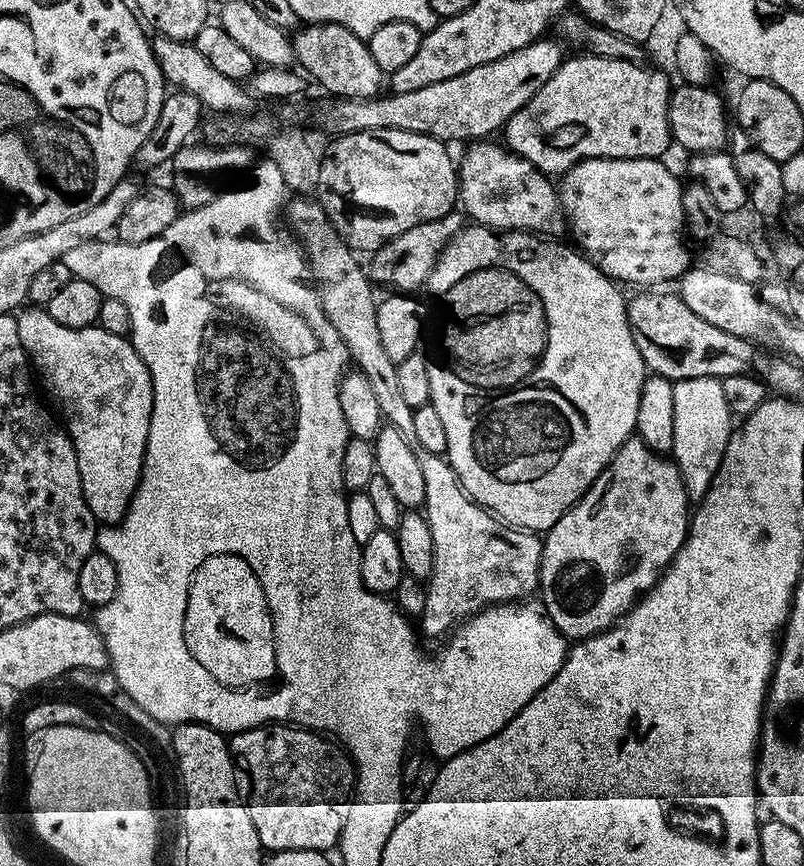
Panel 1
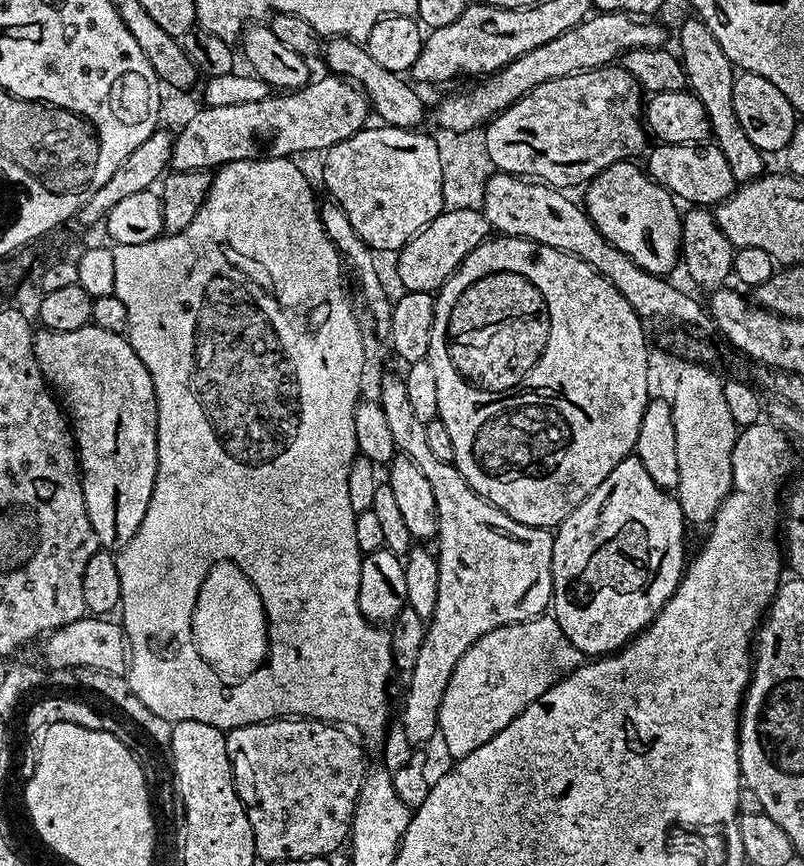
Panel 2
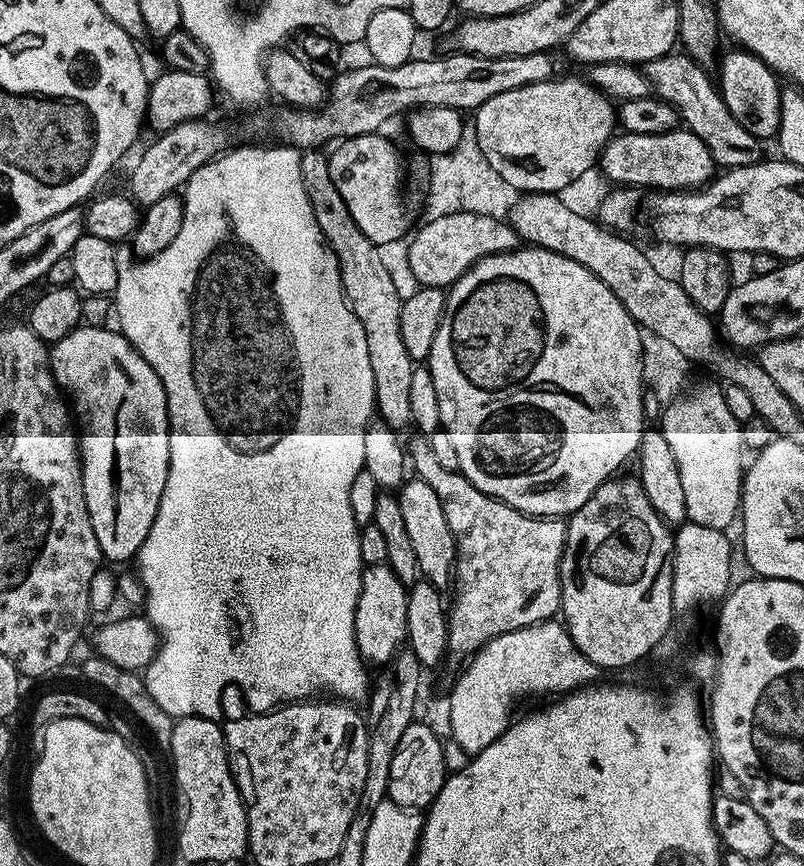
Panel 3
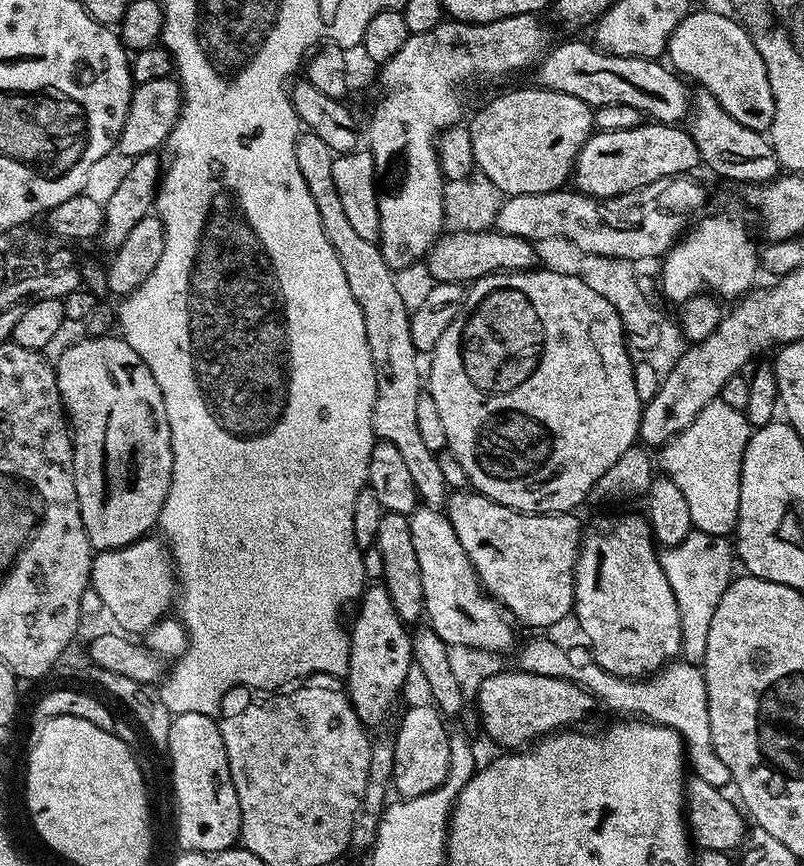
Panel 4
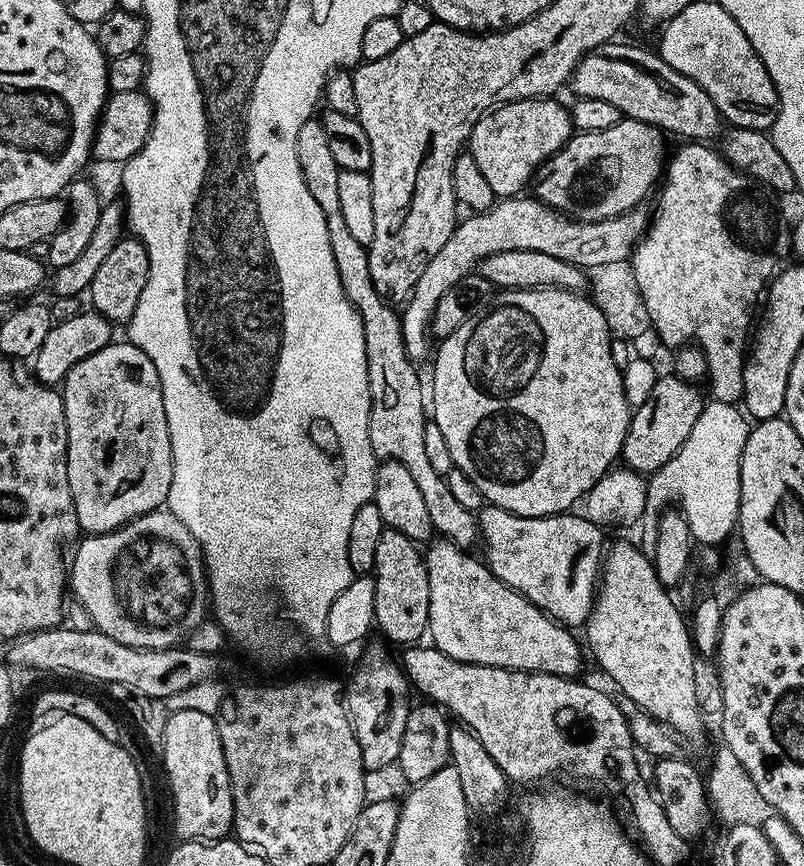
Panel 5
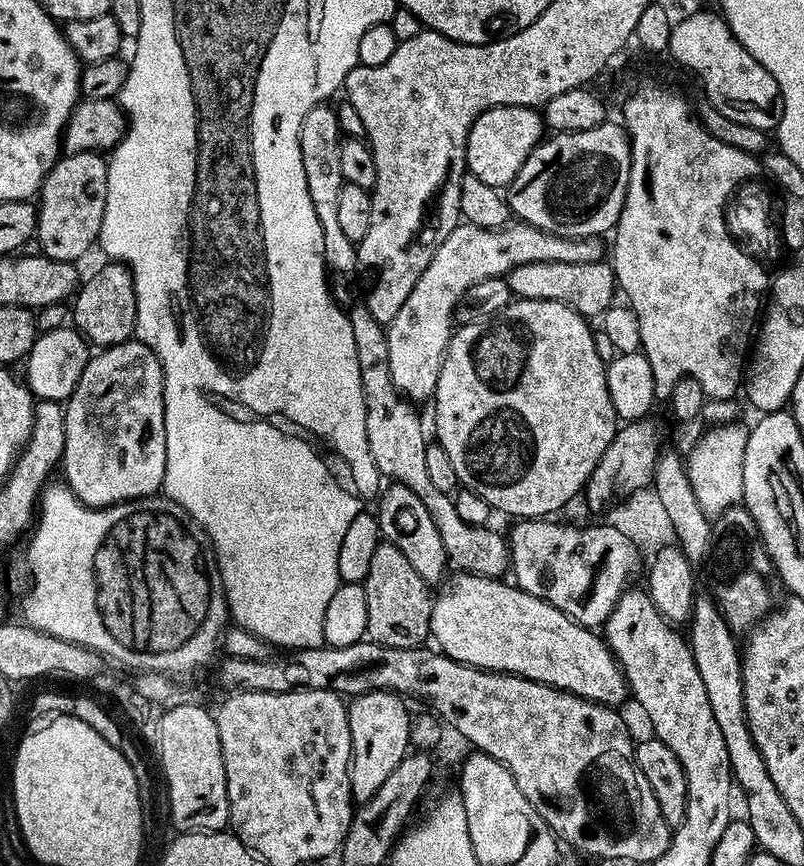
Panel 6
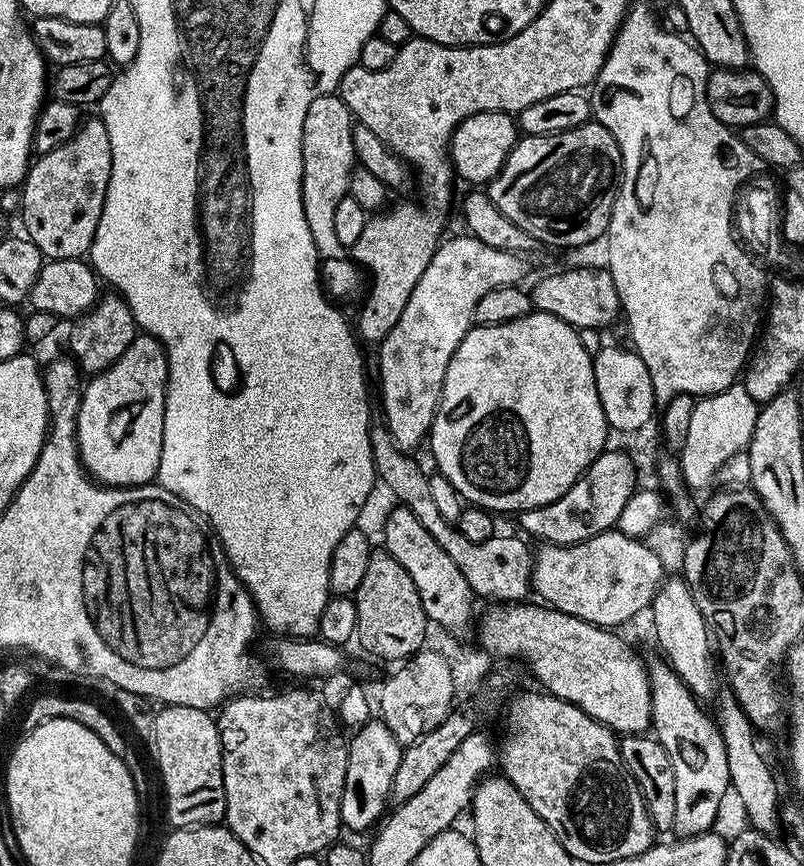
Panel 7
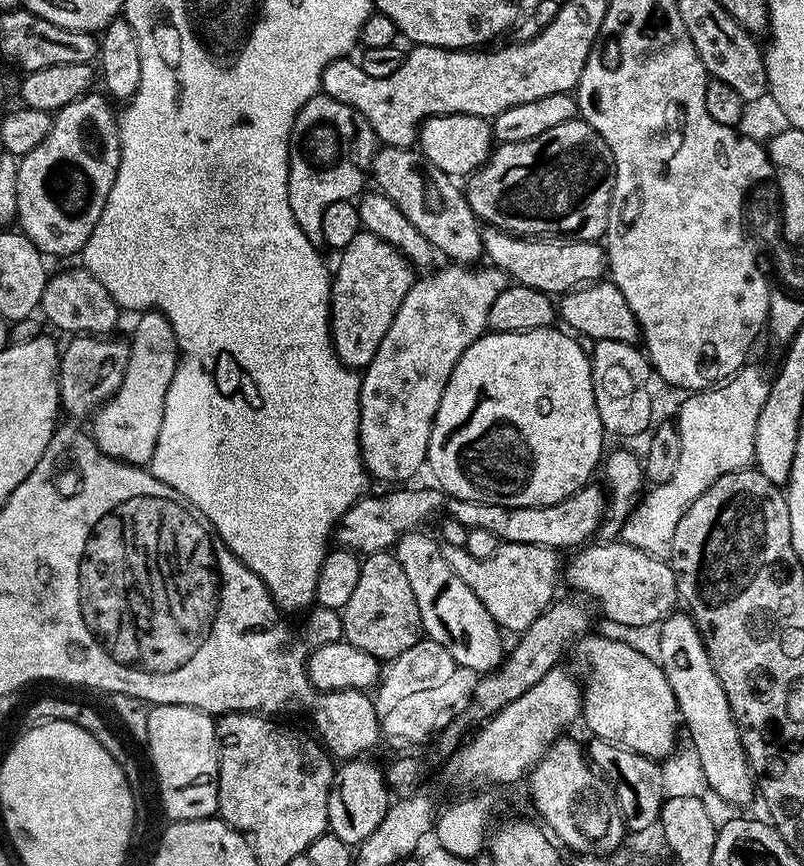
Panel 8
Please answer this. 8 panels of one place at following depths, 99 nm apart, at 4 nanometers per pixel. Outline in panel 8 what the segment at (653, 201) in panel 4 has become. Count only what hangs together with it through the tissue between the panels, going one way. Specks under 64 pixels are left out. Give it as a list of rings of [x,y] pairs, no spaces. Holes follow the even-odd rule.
[[[455,262],[445,263],[445,268],[440,268],[437,272],[429,271],[428,277],[417,279],[412,285],[410,294],[406,294],[406,298],[402,298],[402,306],[398,306],[398,314],[394,314],[394,322],[390,322],[390,330],[386,330],[386,338],[382,338],[382,346],[378,346],[378,350],[374,354],[372,361],[368,363],[368,367],[363,369],[360,376],[360,421],[358,422],[358,430],[360,431],[360,456],[364,460],[364,471],[368,473],[373,481],[376,480],[400,480],[396,482],[408,482],[412,475],[421,467],[425,467],[428,459],[428,447],[430,446],[430,430],[434,418],[438,414],[438,406],[442,402],[442,394],[446,390],[446,382],[450,378],[450,374],[454,370],[454,366],[458,362],[458,358],[462,358],[462,354],[473,342],[485,332],[489,331],[488,319],[490,318],[490,306],[494,306],[494,298],[498,298],[498,294],[502,294],[502,290],[510,287],[510,278],[500,268],[491,266],[465,266]]]

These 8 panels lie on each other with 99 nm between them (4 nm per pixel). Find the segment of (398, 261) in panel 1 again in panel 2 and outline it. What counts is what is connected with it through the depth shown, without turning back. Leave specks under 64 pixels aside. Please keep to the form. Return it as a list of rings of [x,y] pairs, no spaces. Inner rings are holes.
[[[450,209],[441,212],[438,218],[430,221],[414,239],[406,241],[404,247],[395,253],[396,276],[400,279],[401,289],[435,293],[460,267],[460,263],[489,236],[488,220],[483,211]]]

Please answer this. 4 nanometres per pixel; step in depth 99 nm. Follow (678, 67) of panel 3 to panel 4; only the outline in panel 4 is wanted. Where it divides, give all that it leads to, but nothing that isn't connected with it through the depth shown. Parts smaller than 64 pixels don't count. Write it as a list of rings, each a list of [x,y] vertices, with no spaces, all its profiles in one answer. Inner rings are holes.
[[[703,90],[697,91],[690,100],[690,115],[686,121],[686,130],[694,138],[694,142],[698,146],[698,154],[700,155],[701,165],[712,172],[717,172],[720,176],[725,176],[728,180],[738,180],[743,186],[751,186],[753,184],[767,184],[769,180],[776,179],[781,175],[782,169],[778,158],[772,149],[772,141],[765,133],[755,132],[746,126],[742,126],[742,122],[738,122],[738,118],[730,118],[730,114],[726,114],[726,110],[722,110],[722,106],[718,102],[718,98],[714,98],[714,94]]]

